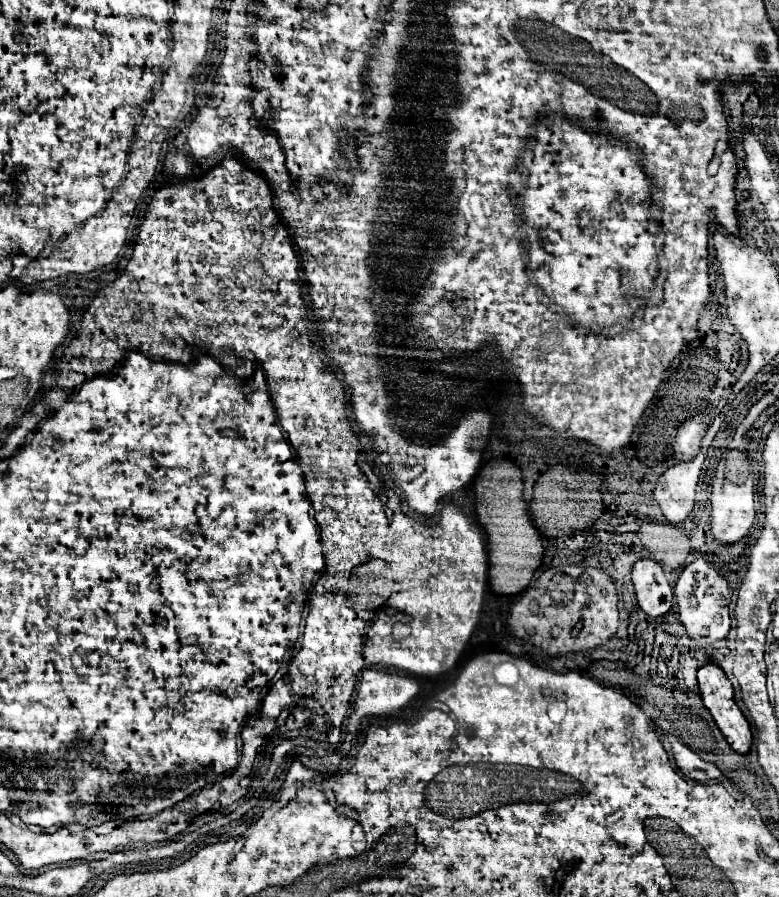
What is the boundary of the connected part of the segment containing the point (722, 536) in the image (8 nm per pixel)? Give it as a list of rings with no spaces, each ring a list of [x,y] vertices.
[[[719,486],[719,500],[711,502],[711,532],[721,544],[739,542],[755,520],[755,486]]]

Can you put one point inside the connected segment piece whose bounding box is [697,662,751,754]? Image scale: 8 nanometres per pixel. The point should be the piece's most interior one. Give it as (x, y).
(716, 691)

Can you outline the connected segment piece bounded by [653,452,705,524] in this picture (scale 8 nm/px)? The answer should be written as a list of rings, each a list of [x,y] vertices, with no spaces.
[[[705,452],[702,453],[703,458],[679,462],[667,468],[657,480],[653,494],[671,524],[683,522],[696,504],[697,480],[705,460]]]

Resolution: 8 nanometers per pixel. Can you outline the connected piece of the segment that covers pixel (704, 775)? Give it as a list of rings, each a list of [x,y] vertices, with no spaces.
[[[681,750],[681,752],[675,752],[675,754],[677,754],[675,762],[677,762],[679,770],[689,778],[693,778],[693,780],[709,780],[709,778],[721,780],[723,778],[723,774],[717,766],[701,760],[693,750]]]

